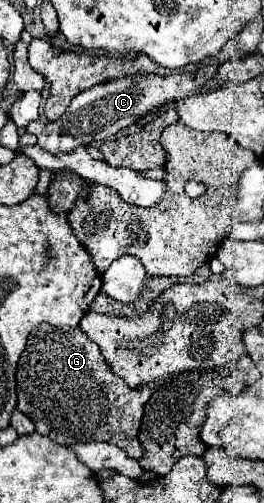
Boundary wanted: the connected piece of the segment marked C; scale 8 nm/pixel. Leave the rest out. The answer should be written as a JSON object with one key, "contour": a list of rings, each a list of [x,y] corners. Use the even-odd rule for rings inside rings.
{"contour":[[[204,66],[196,72],[186,72],[186,74],[172,74],[172,76],[156,76],[156,74],[140,74],[136,78],[118,78],[100,86],[90,88],[88,92],[78,94],[68,110],[62,114],[60,120],[56,122],[30,122],[28,124],[28,132],[36,134],[38,138],[38,146],[44,148],[46,152],[53,155],[70,154],[72,150],[76,150],[76,146],[84,146],[90,144],[92,140],[103,141],[106,138],[120,132],[126,126],[132,126],[142,114],[146,114],[148,110],[164,104],[164,102],[172,102],[190,94],[196,94],[208,78],[212,78],[216,74],[214,66]]]}

